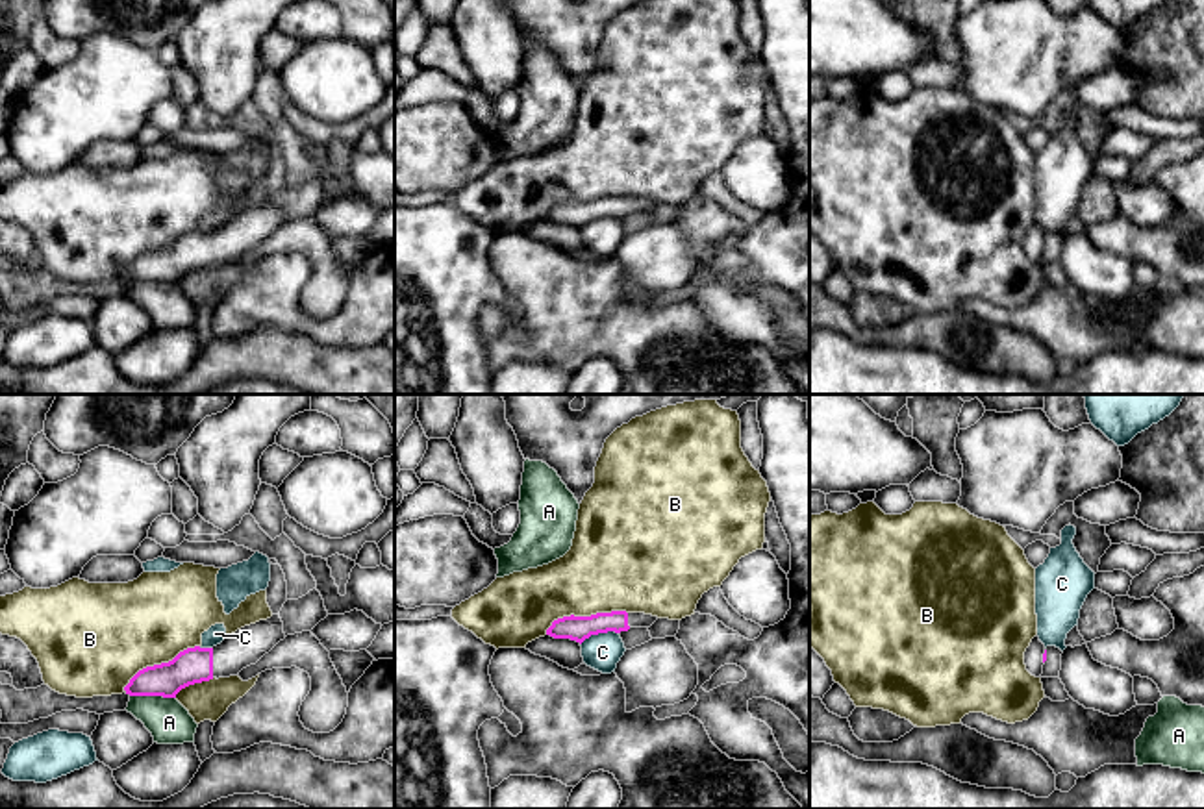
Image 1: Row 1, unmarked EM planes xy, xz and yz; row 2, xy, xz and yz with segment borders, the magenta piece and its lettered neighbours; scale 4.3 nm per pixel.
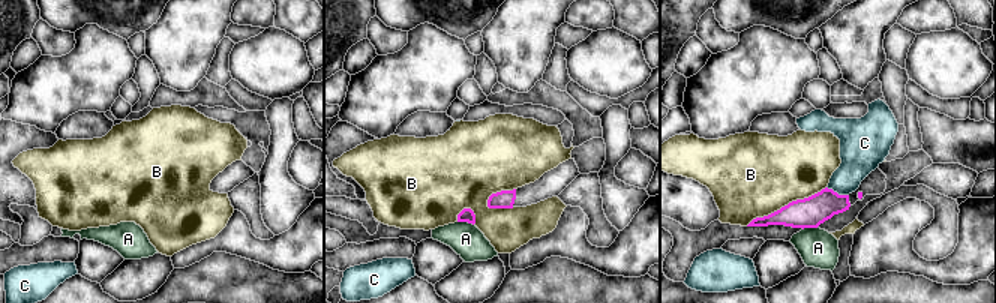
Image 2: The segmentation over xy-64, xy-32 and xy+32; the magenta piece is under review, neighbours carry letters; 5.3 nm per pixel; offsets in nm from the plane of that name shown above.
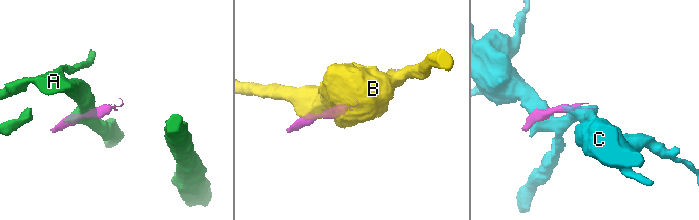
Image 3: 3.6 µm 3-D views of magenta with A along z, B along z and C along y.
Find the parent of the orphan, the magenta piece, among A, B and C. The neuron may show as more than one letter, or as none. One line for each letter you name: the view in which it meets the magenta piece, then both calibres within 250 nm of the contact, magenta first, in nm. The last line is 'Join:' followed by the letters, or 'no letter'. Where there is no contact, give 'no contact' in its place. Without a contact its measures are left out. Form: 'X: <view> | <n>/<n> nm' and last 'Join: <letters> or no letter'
Join: no letter

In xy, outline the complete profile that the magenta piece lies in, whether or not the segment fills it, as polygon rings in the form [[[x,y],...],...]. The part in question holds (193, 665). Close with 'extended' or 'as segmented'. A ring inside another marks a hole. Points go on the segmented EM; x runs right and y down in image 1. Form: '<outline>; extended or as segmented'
[[[280,615],[245,626],[213,648],[187,648],[172,661],[139,670],[124,687],[130,696],[176,694],[194,683],[237,676],[285,639]]]; extended

